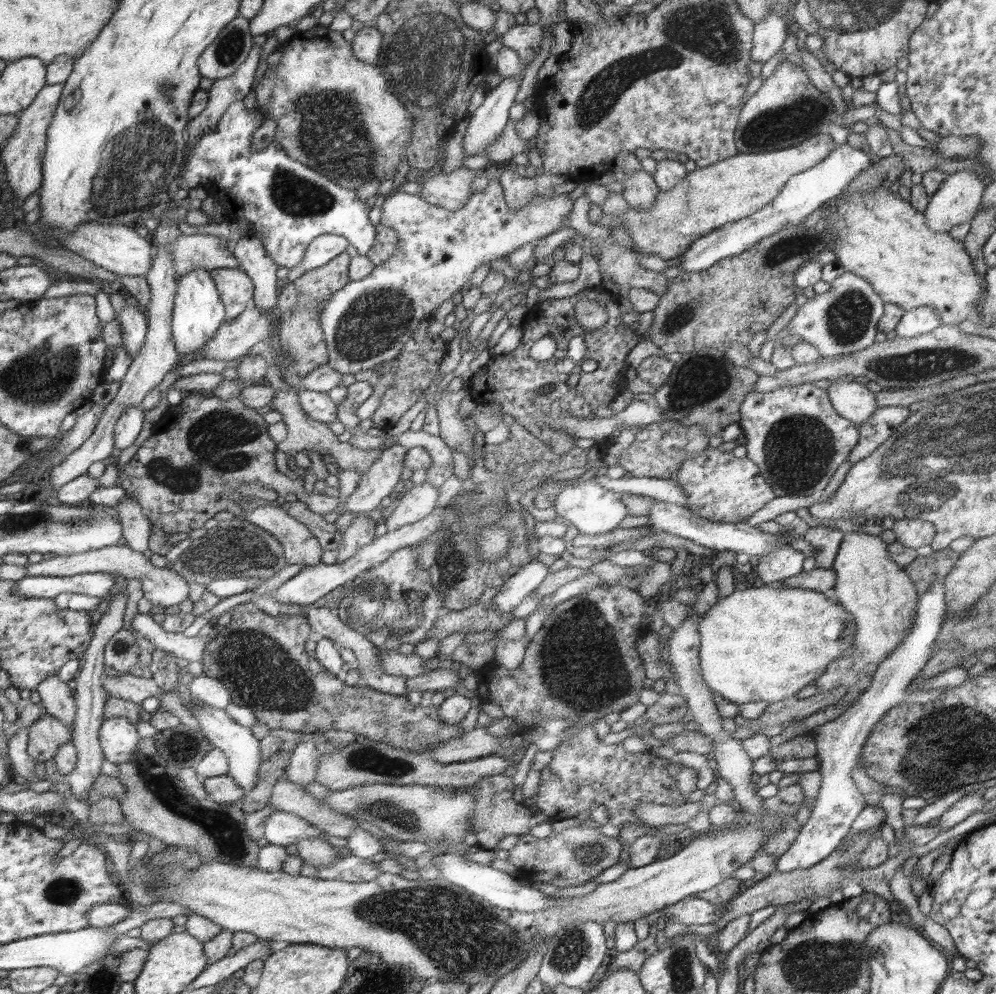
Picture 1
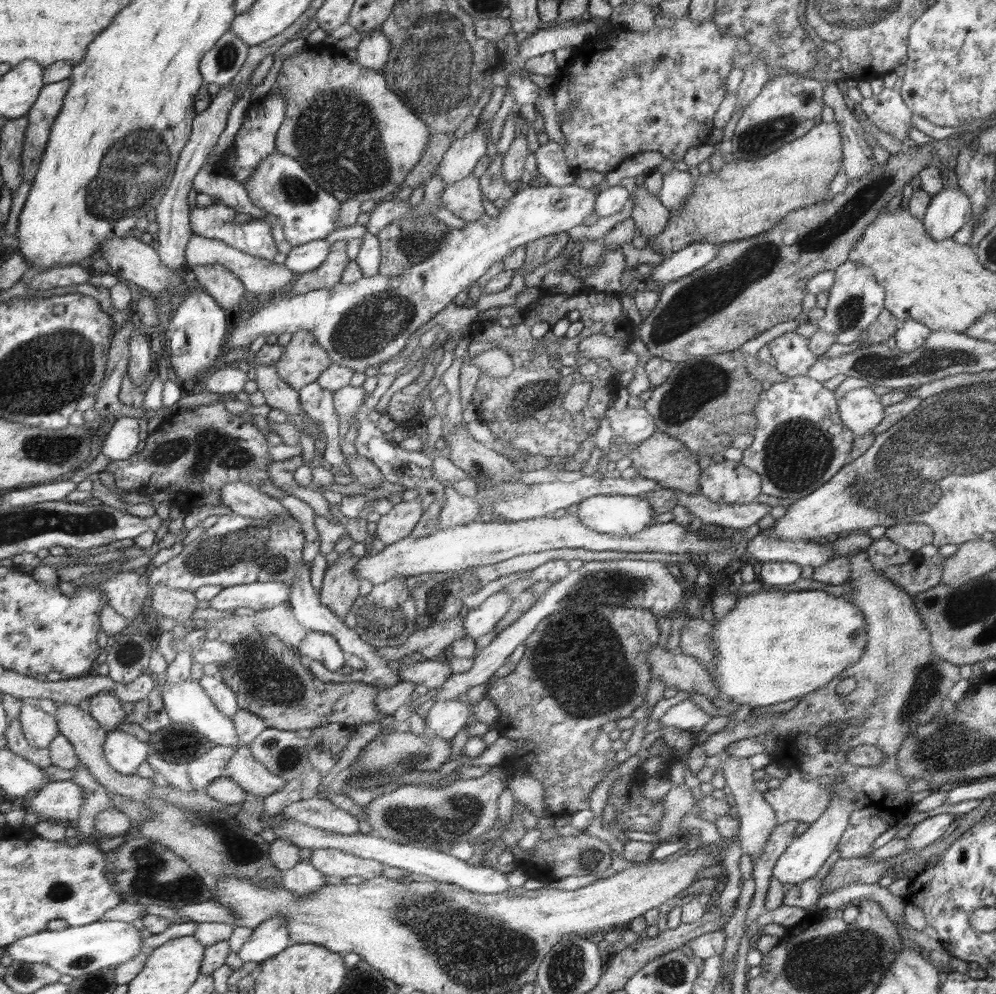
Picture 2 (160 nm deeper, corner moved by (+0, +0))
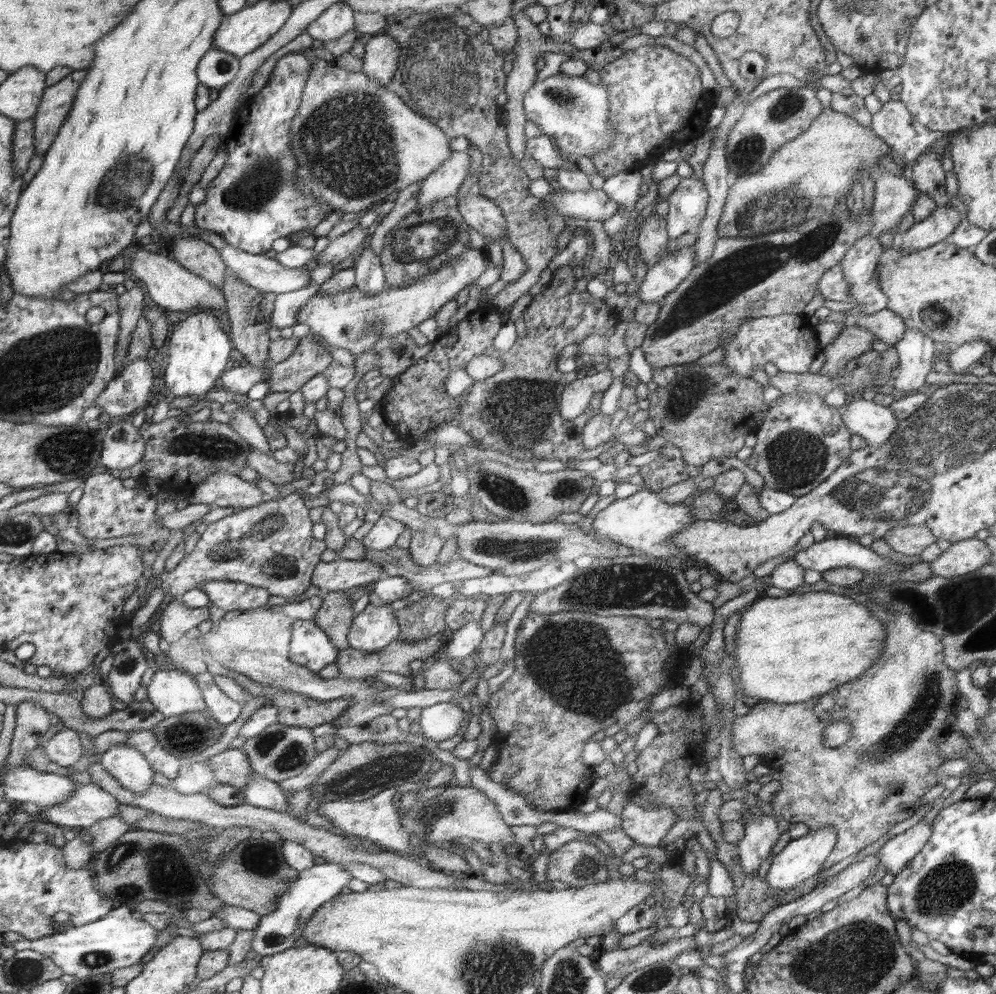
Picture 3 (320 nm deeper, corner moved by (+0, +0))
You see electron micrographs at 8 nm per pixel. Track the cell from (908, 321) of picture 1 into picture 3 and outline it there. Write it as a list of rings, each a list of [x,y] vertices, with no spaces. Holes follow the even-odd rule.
[[[908,328],[893,347],[899,356],[897,374],[892,382],[895,392],[906,395],[926,390],[926,376],[933,370],[936,342],[922,331]]]

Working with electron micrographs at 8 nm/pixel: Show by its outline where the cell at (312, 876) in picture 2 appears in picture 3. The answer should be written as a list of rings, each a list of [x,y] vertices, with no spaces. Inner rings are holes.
[[[324,863],[314,864],[310,868],[299,872],[290,881],[288,890],[279,898],[277,909],[266,916],[262,916],[255,932],[251,950],[260,956],[278,954],[292,948],[296,940],[303,936],[303,928],[311,916],[331,898],[342,893],[353,876],[343,869],[342,865]]]

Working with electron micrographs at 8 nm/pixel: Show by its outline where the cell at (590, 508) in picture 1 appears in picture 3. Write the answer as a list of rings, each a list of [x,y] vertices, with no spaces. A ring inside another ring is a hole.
[[[641,489],[629,498],[616,500],[608,508],[598,512],[592,526],[600,536],[610,538],[612,542],[623,545],[634,551],[646,553],[647,557],[654,559],[666,559],[668,557],[680,557],[684,559],[684,552],[676,550],[672,544],[668,544],[668,539],[682,531],[684,527],[696,522],[694,516],[690,516],[692,505],[684,506],[680,504],[666,504],[658,498],[658,493]]]

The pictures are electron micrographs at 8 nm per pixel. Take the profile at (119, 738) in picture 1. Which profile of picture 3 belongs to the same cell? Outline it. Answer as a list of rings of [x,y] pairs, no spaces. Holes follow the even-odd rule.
[[[126,743],[117,744],[107,750],[101,759],[101,765],[120,783],[120,787],[142,794],[152,787],[155,773],[146,757]]]

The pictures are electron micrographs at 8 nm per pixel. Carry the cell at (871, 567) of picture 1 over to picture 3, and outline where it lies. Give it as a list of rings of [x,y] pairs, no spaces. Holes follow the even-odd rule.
[[[888,610],[893,616],[892,621],[888,624],[884,623],[884,632],[886,632],[886,640],[884,642],[884,649],[882,649],[882,656],[862,675],[834,690],[831,690],[826,695],[801,702],[798,704],[778,704],[768,701],[759,701],[752,710],[746,715],[734,717],[731,726],[731,743],[734,745],[734,750],[742,757],[748,754],[759,754],[761,757],[768,756],[770,760],[774,760],[773,768],[780,773],[781,788],[775,792],[771,800],[771,804],[777,814],[782,818],[788,820],[789,823],[803,822],[810,828],[811,831],[820,831],[822,828],[830,826],[837,832],[837,841],[835,847],[832,849],[830,856],[826,858],[823,864],[824,869],[828,869],[838,862],[842,862],[844,858],[852,856],[866,848],[872,842],[876,842],[880,836],[884,836],[895,824],[914,816],[922,806],[922,797],[937,785],[936,770],[945,762],[945,758],[940,754],[940,745],[944,744],[945,736],[948,736],[952,731],[949,727],[948,716],[956,708],[956,702],[960,696],[957,687],[956,675],[957,671],[952,670],[949,666],[944,664],[944,648],[940,640],[933,633],[926,633],[916,626],[916,622],[911,619],[909,614],[903,612],[895,612],[895,610]],[[847,720],[852,727],[850,738],[838,746],[832,748],[824,744],[822,733],[826,726]]]

